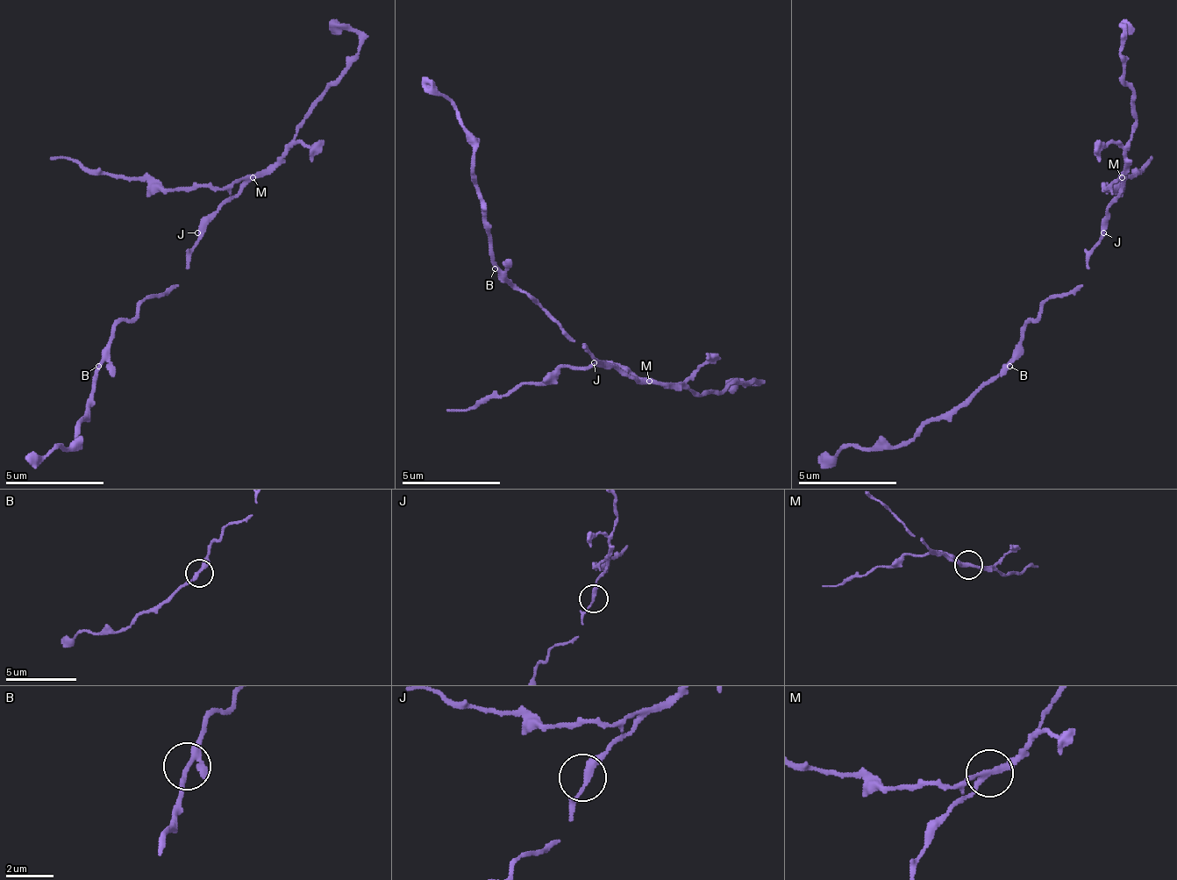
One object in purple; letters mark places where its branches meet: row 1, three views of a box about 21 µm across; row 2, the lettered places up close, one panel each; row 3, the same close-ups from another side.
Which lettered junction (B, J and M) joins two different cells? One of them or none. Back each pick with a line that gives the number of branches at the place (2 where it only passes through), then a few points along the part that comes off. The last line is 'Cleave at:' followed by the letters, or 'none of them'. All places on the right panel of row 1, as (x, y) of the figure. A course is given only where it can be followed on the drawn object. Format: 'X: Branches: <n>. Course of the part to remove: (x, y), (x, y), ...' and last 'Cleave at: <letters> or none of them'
M: Branches: 3. Course of the part to remove: (1123, 178), (1103, 188), (1108, 188), (1152, 158)
Cleave at: M

